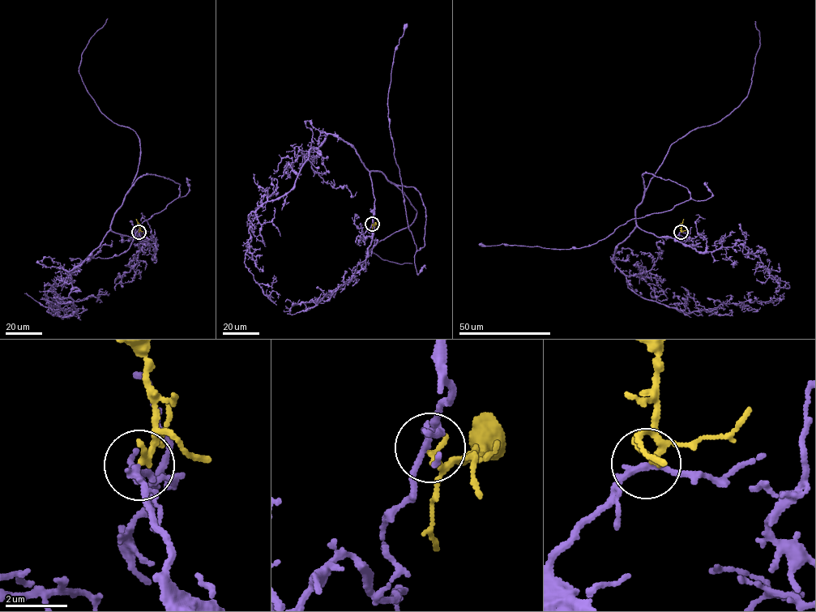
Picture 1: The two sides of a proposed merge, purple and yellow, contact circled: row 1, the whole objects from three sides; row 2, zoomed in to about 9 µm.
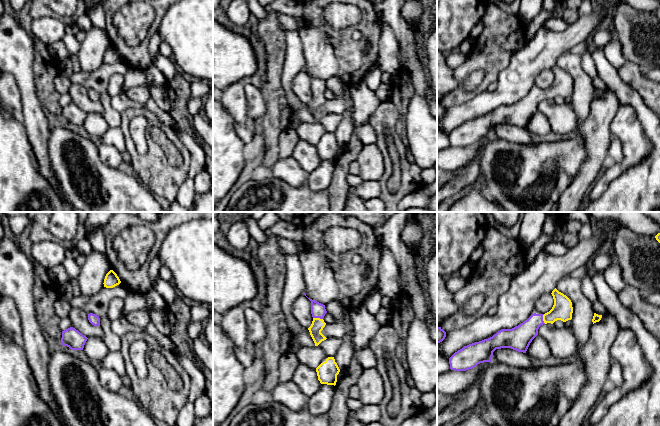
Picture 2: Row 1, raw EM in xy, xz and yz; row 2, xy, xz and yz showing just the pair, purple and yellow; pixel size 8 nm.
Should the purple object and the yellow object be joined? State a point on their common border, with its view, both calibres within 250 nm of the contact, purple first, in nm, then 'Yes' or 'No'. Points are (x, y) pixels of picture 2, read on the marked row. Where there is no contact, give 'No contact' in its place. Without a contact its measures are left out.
Touches purple at xz (318, 317). Thickness 120 nm (purple) against 100 nm. Yes

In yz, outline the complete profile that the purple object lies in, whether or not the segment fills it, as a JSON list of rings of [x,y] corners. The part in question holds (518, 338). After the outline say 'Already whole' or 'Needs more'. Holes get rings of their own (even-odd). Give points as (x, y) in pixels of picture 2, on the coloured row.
[[[556,288],[552,291],[554,305],[545,314],[532,314],[527,320],[512,329],[502,329],[488,339],[464,346],[449,358],[450,369],[466,371],[480,363],[491,362],[496,349],[511,348],[526,353],[532,340],[538,335],[541,325],[557,320],[572,319],[571,300]]]. Needs more

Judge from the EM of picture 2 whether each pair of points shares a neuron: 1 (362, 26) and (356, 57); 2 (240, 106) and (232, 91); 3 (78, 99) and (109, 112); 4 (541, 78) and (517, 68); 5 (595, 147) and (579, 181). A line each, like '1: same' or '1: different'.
1: same
2: same
3: different
4: different
5: same

